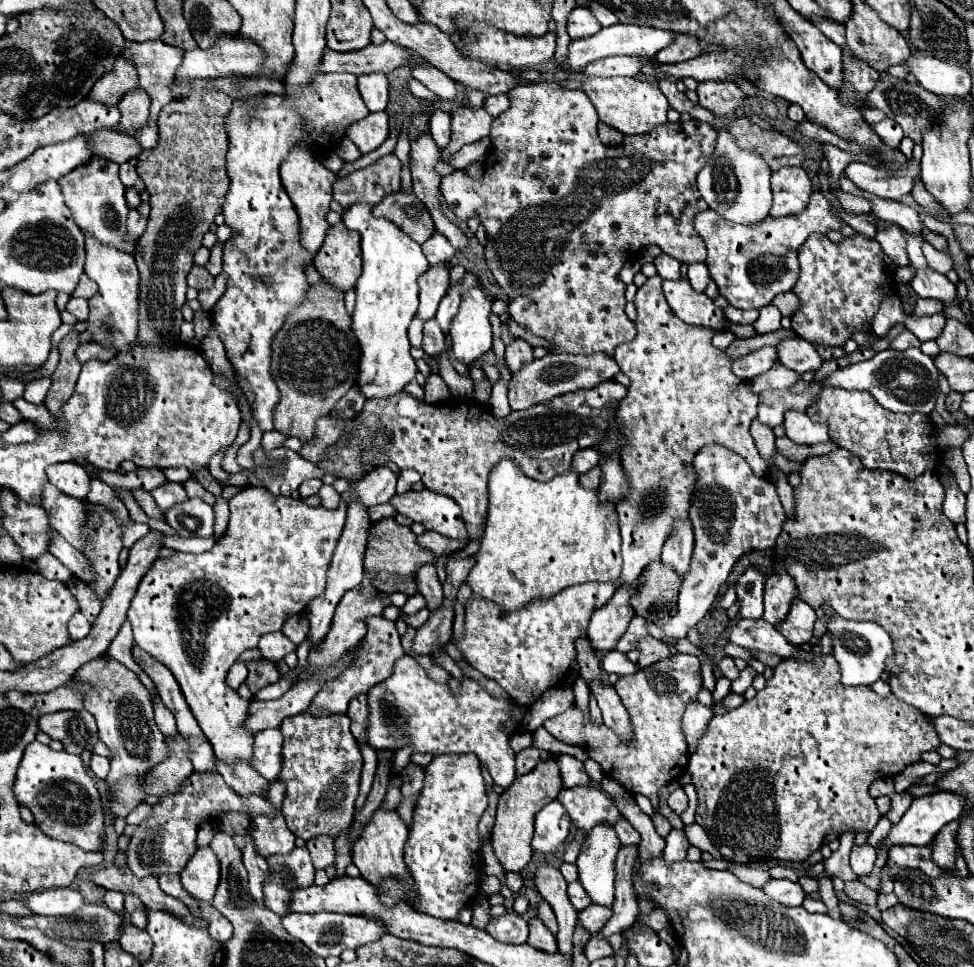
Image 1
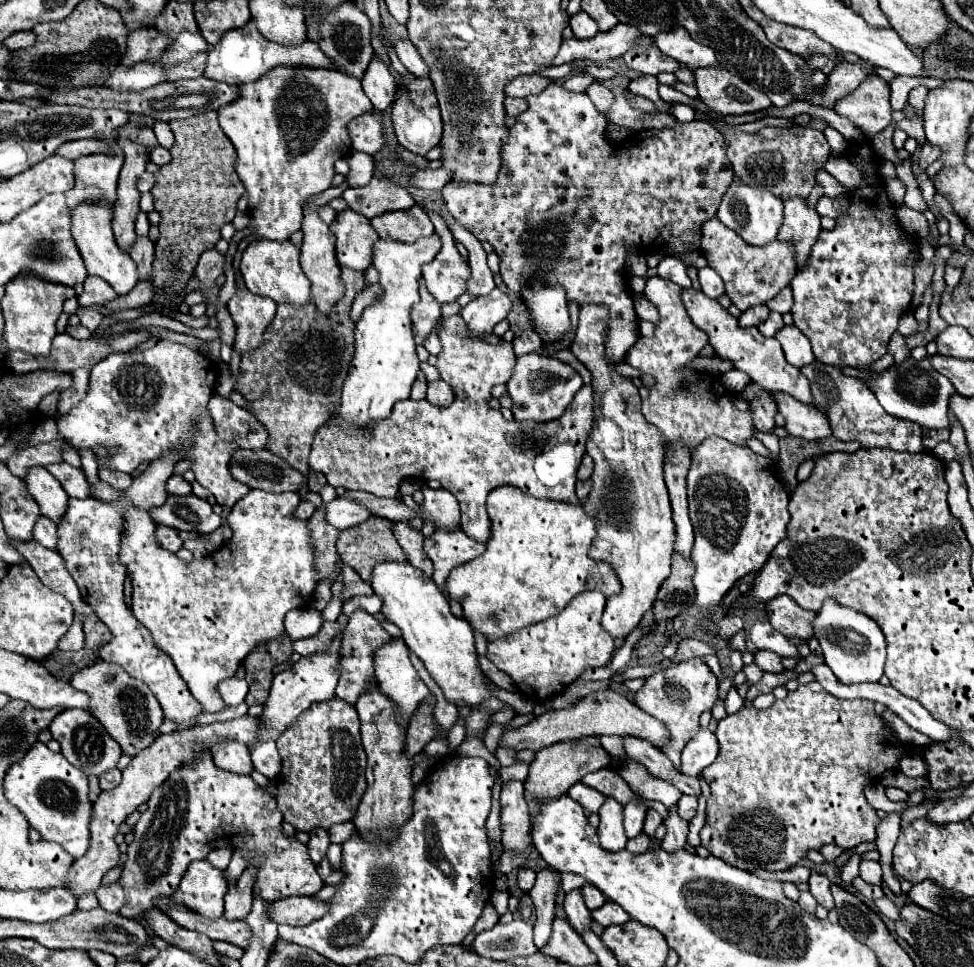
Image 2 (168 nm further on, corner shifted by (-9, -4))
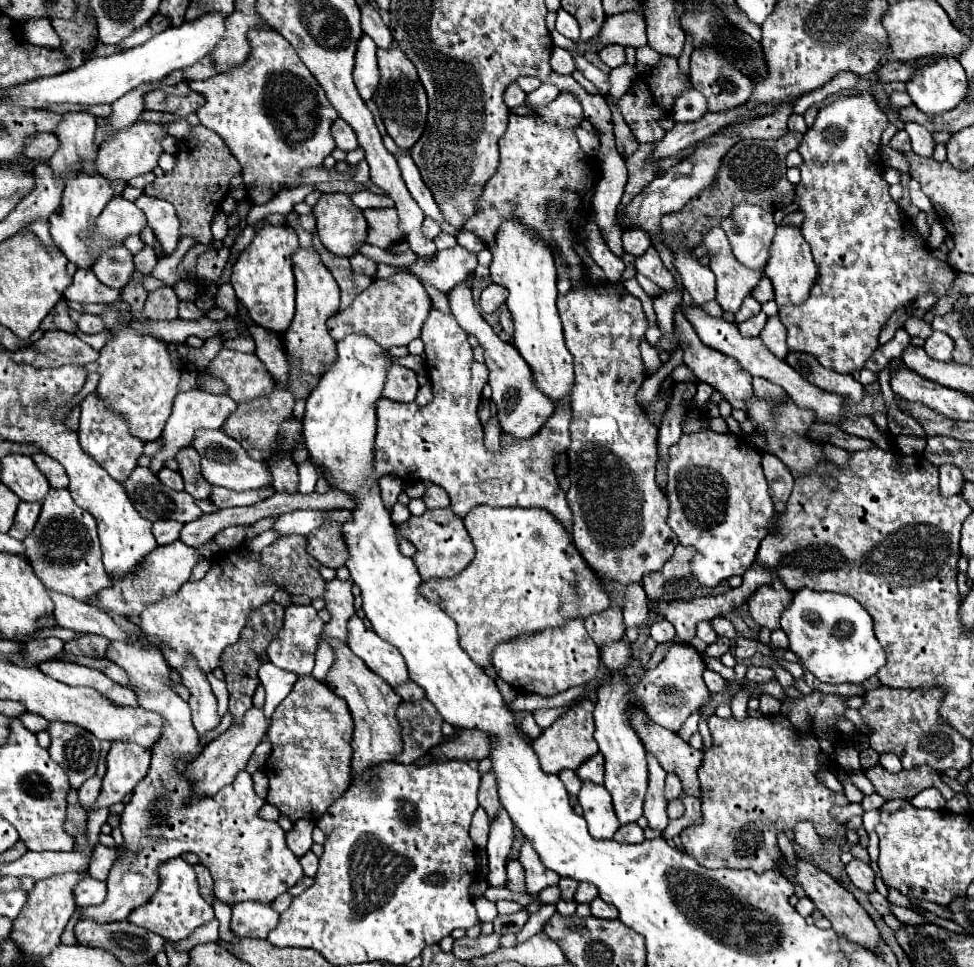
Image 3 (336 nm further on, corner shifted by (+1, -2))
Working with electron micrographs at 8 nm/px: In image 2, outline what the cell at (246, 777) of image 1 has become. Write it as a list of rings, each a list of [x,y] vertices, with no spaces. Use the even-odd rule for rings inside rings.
[[[218,739],[218,741],[214,741],[212,755],[214,755],[214,763],[224,771],[250,775],[252,769],[254,769],[248,749],[238,739]]]

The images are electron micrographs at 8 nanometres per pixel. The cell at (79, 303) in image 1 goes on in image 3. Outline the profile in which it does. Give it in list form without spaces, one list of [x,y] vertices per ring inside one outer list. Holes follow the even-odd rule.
[[[82,313],[80,321],[78,321],[78,329],[84,331],[84,333],[100,333],[104,329],[104,325],[102,325],[102,321],[100,321],[98,315]]]

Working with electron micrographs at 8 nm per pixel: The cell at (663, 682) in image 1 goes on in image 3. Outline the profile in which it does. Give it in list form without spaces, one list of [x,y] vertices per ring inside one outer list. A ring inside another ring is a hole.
[[[686,643],[674,645],[656,669],[648,669],[644,673],[644,677],[636,685],[632,685],[632,691],[638,697],[636,703],[642,703],[644,713],[654,723],[678,733],[682,729],[684,721],[688,719],[688,715],[692,711],[702,709],[708,703],[710,691],[702,679],[704,669],[706,669],[706,665],[702,661],[702,655],[694,647],[690,647]]]

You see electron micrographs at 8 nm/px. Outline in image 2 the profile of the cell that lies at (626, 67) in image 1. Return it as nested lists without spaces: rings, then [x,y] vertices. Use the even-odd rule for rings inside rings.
[[[576,73],[572,77],[568,77],[562,87],[566,87],[566,91],[574,91],[574,93],[584,93],[588,89],[588,85],[594,81],[594,77],[586,75],[586,73]]]

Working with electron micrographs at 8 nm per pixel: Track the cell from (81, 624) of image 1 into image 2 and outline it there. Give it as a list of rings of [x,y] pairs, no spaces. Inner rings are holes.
[[[74,619],[74,623],[68,629],[68,633],[58,641],[58,649],[60,651],[78,651],[82,647],[84,647],[82,623],[78,623],[78,619]]]

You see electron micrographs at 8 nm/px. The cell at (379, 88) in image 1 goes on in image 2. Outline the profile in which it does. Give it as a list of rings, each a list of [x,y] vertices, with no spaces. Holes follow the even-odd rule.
[[[378,55],[372,57],[366,69],[366,75],[362,79],[362,89],[378,111],[384,111],[394,101],[396,79],[390,73],[390,67],[382,57]]]

